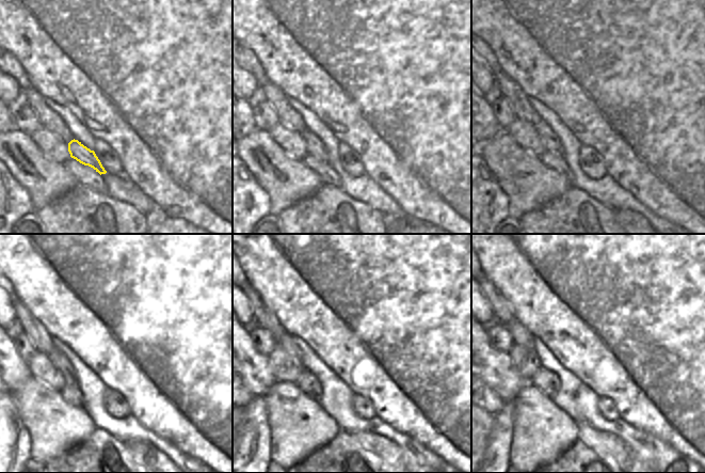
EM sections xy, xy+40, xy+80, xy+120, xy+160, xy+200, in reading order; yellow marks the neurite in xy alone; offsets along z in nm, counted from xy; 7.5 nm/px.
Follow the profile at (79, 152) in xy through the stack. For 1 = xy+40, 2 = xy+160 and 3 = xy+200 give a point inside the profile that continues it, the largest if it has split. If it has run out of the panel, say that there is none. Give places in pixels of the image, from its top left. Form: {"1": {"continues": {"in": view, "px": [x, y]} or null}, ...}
{"1": {"continues": {"in": "xy+40", "px": [315, 146]}}, "2": {"continues": {"in": "xy+160", "px": [285, 342]}}, "3": {"continues": {"in": "xy+200", "px": [521, 335]}}}

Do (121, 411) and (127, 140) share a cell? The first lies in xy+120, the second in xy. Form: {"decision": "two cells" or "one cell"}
{"decision": "two cells"}

